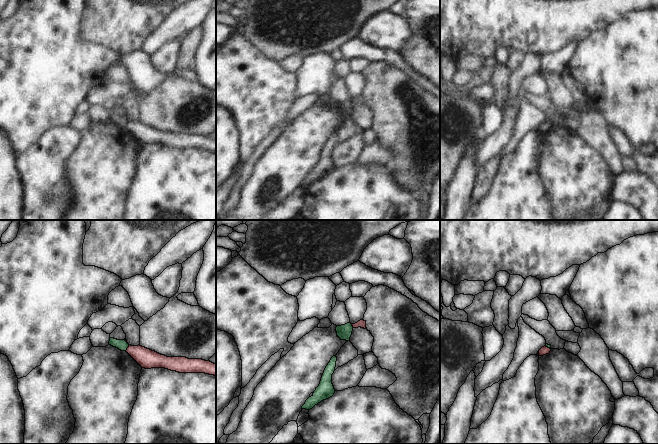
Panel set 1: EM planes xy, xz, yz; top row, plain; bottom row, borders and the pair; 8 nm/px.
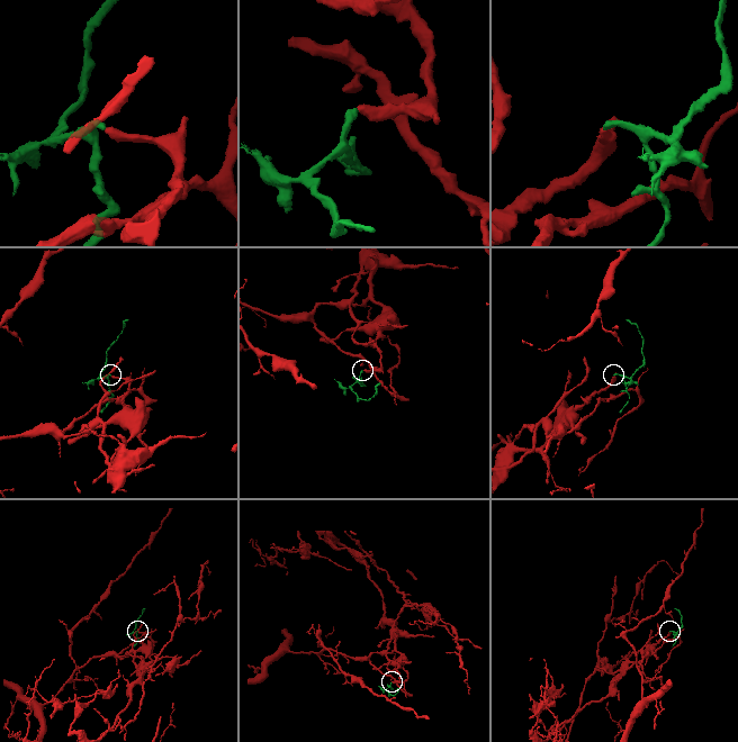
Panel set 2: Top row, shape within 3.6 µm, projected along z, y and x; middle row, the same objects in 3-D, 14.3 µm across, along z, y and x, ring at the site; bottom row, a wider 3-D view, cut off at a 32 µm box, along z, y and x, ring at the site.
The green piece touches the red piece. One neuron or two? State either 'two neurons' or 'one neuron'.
two neurons

